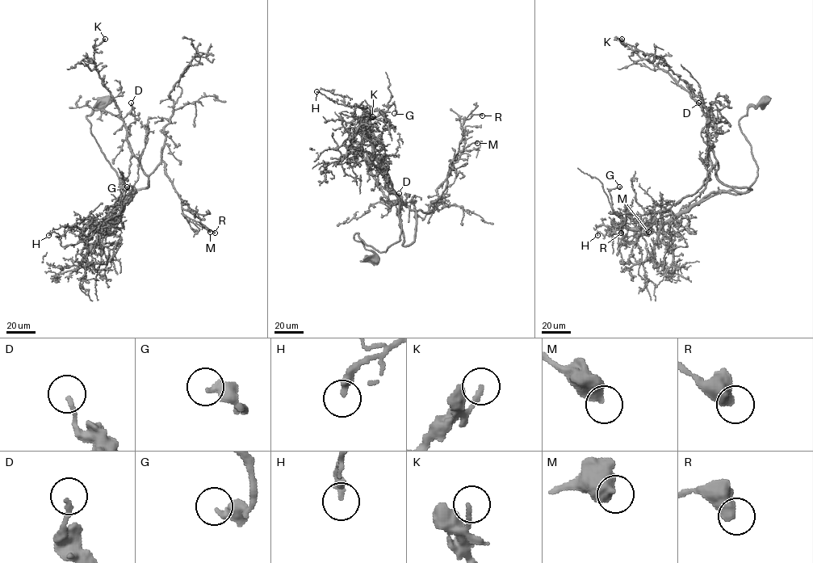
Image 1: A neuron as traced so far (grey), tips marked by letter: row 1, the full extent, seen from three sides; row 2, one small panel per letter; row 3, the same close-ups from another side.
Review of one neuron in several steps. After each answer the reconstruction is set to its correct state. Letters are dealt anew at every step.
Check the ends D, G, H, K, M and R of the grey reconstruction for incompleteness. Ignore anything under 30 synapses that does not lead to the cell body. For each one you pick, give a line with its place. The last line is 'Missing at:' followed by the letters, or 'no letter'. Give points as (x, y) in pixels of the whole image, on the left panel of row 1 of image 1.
Missing at: no letter

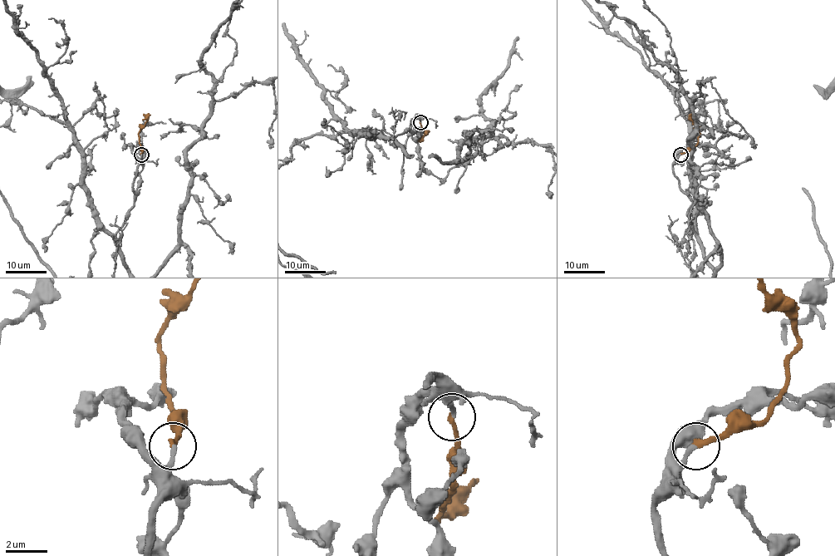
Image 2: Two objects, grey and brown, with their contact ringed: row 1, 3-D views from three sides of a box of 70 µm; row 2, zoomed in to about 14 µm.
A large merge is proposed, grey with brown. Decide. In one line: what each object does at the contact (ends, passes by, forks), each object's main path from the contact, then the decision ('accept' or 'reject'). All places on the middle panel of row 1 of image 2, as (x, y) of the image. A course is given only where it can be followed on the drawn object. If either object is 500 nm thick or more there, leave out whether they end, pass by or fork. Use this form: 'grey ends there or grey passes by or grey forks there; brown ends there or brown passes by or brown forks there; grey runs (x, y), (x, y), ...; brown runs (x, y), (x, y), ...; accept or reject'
grey ends there; brown ends there; brown runs (420, 122), (421, 135), (417, 141), (429, 130); accept

